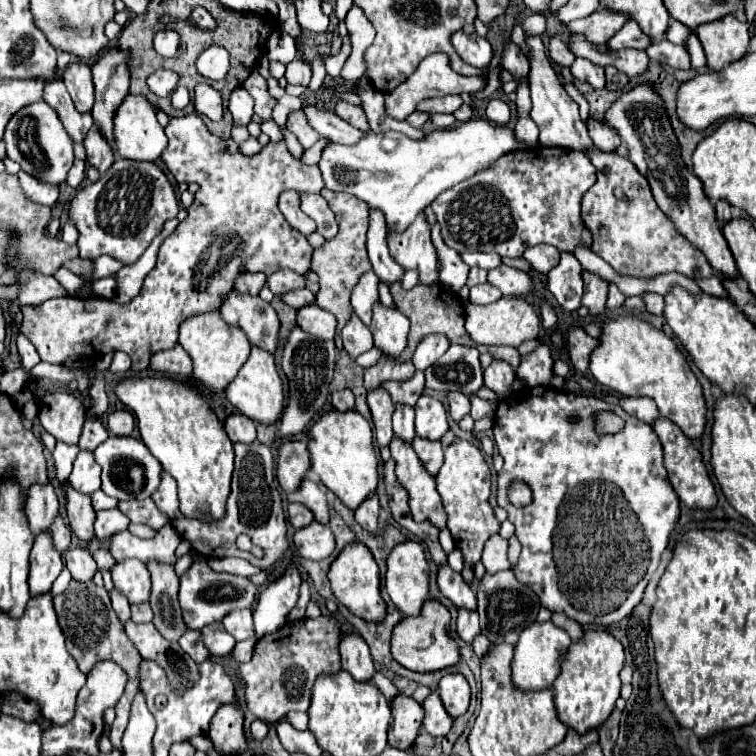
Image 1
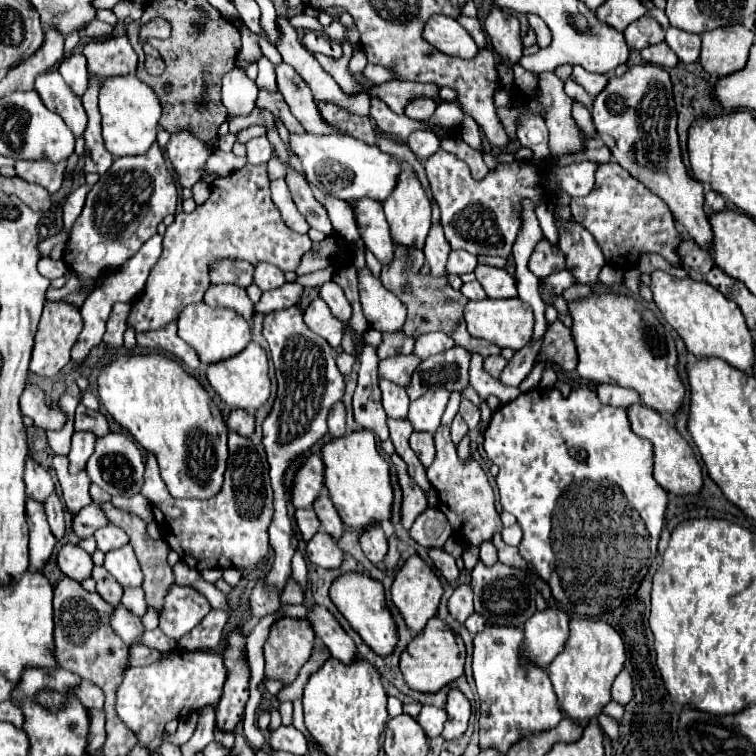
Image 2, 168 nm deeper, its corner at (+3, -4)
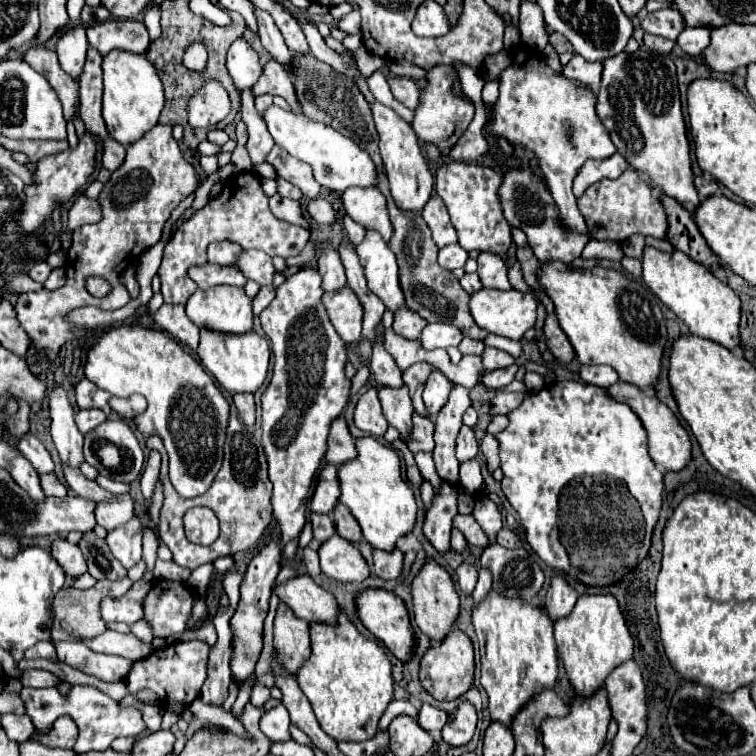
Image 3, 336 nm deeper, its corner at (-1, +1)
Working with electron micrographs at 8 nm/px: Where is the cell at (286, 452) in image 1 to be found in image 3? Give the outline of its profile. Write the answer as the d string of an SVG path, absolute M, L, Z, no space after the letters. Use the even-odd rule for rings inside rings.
M326 465L320 471L314 497L310 503L310 509L314 513L330 515L334 511L334 505L338 505L340 499L340 483L338 483L338 469L334 465Z

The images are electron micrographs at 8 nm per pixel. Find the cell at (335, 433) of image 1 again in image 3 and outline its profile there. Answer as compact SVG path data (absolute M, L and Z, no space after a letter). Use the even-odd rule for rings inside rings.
M374 437L356 439L356 449L358 449L358 459L346 461L346 463L340 465L340 469L338 469L338 479L340 479L340 489L342 489L340 503L344 503L344 505L352 511L352 515L356 517L356 521L358 521L360 527L362 527L364 539L366 539L374 549L394 551L398 537L402 537L402 535L406 535L406 533L410 533L410 531L414 529L416 511L418 511L414 493L412 493L412 489L402 481L402 475L400 475L400 459L398 459L398 455L396 455L394 449L382 445L382 443L376 441Z

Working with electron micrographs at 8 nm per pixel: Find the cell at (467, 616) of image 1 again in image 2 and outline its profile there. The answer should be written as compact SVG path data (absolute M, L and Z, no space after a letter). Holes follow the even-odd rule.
M462 584L454 590L454 594L448 600L448 610L452 614L452 618L460 624L466 622L468 616L474 614L474 606L472 606L472 588L468 584Z

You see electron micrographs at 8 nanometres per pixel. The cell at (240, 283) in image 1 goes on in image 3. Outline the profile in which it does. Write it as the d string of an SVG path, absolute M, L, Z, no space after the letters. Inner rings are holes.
M216 241L210 243L208 249L208 261L216 265L236 265L236 255L240 253L240 245L234 245L230 241Z

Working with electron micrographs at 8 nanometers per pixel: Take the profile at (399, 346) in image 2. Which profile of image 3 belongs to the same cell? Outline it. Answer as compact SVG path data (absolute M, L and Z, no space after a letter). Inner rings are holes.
M406 305L402 309L398 309L396 317L394 317L394 331L406 339L418 339L422 329L426 327L426 319L422 319L418 313L414 313L412 309L408 309Z

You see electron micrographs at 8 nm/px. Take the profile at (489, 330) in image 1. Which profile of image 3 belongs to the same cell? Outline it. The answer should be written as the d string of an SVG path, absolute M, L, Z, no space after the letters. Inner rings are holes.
M482 287L478 293L470 297L470 313L478 327L486 329L488 333L496 333L508 339L520 341L522 335L534 327L536 323L536 299L530 293L522 293L516 289L498 291L498 289L486 289Z

